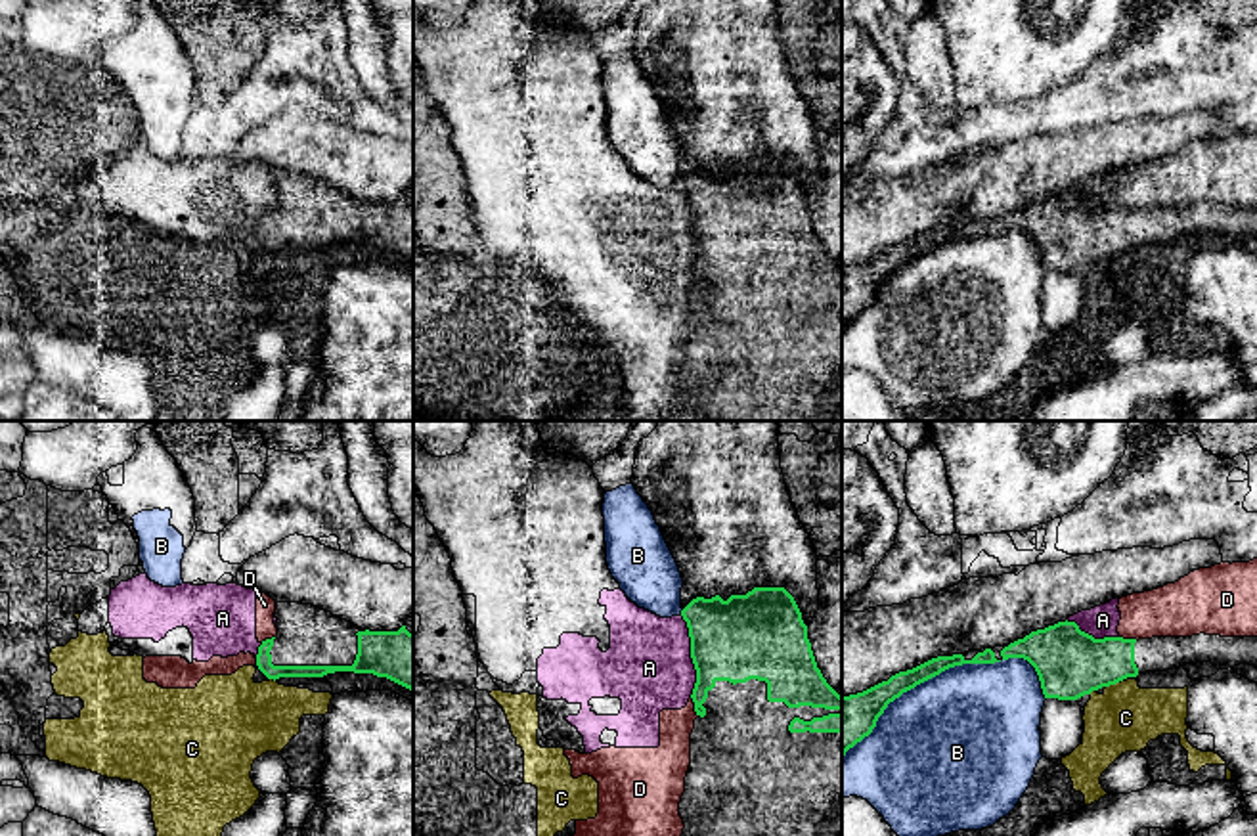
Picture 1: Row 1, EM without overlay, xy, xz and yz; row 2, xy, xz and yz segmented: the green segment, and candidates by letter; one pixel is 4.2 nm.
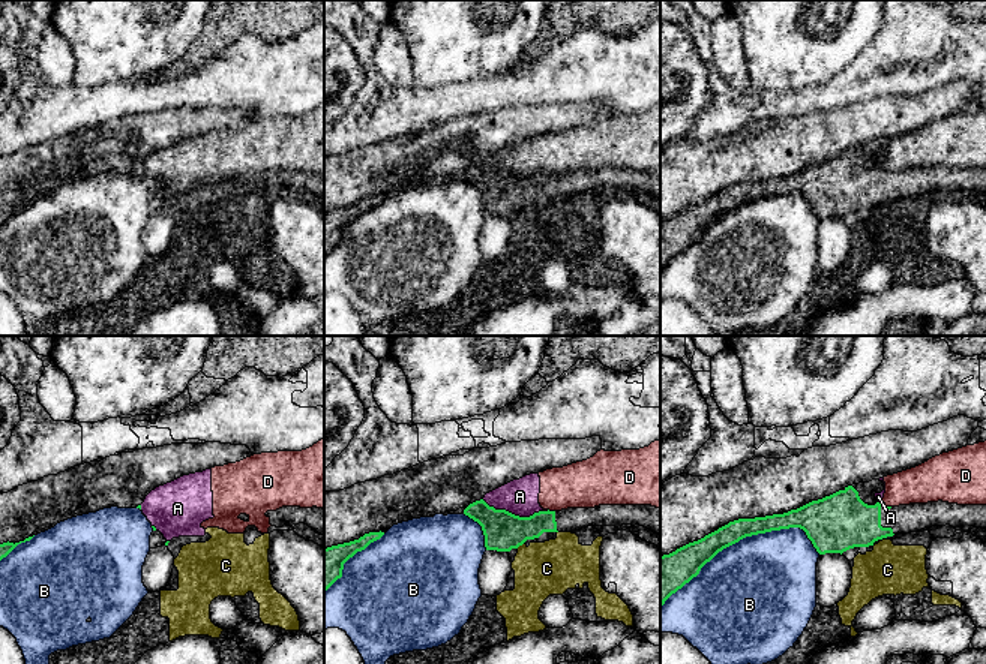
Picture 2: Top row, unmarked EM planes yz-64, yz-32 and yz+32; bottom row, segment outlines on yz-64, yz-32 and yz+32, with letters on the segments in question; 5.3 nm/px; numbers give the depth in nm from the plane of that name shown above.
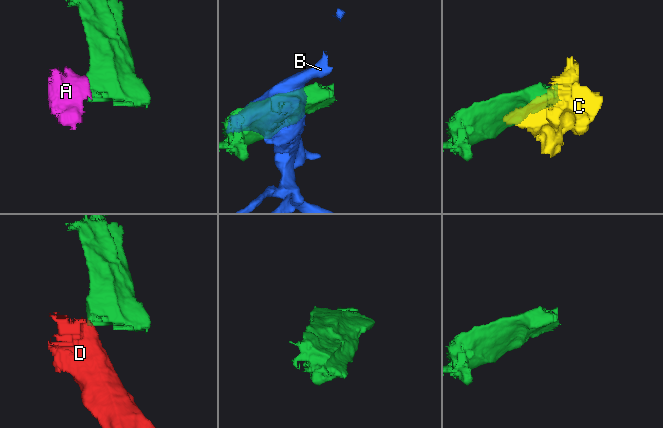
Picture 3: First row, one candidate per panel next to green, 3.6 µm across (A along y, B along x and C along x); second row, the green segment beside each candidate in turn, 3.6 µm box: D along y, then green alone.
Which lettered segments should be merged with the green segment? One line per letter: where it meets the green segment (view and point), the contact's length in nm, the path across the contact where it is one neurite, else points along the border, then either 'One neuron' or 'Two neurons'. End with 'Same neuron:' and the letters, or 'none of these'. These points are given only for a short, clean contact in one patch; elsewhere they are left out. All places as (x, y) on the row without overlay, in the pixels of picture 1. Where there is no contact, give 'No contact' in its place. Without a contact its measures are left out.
A: Touches green at xz (691, 228). Shared border 360 nm. Boundary: xz (680, 186), (687, 199), (689, 228), (695, 242), (691, 268). Two neurons
B: Touches green at yz (936, 245). Shared border 900 nm. Two neurons
C: Touches green at yz (1112, 255). Shared border 60 nm. Boundary: yz (1118, 253), (1106, 259). Two neurons
D: Touches green at xz (695, 278). Shared border 100 nm. Boundary: xz (691, 268), (693, 280), (701, 287). Two neurons
Same neuron: none of these

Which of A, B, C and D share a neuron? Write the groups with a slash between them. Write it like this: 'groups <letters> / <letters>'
groups A D / B / C

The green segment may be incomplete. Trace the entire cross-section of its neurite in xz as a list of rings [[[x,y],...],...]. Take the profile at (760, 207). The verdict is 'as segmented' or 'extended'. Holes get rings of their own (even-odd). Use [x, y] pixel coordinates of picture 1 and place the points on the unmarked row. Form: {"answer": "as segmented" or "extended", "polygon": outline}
{"answer": "extended", "polygon": [[[754,159],[723,172],[696,168],[683,182],[696,241],[691,337],[679,373],[681,411],[695,421],[842,421],[842,268],[817,239],[807,197],[784,159]]]}

